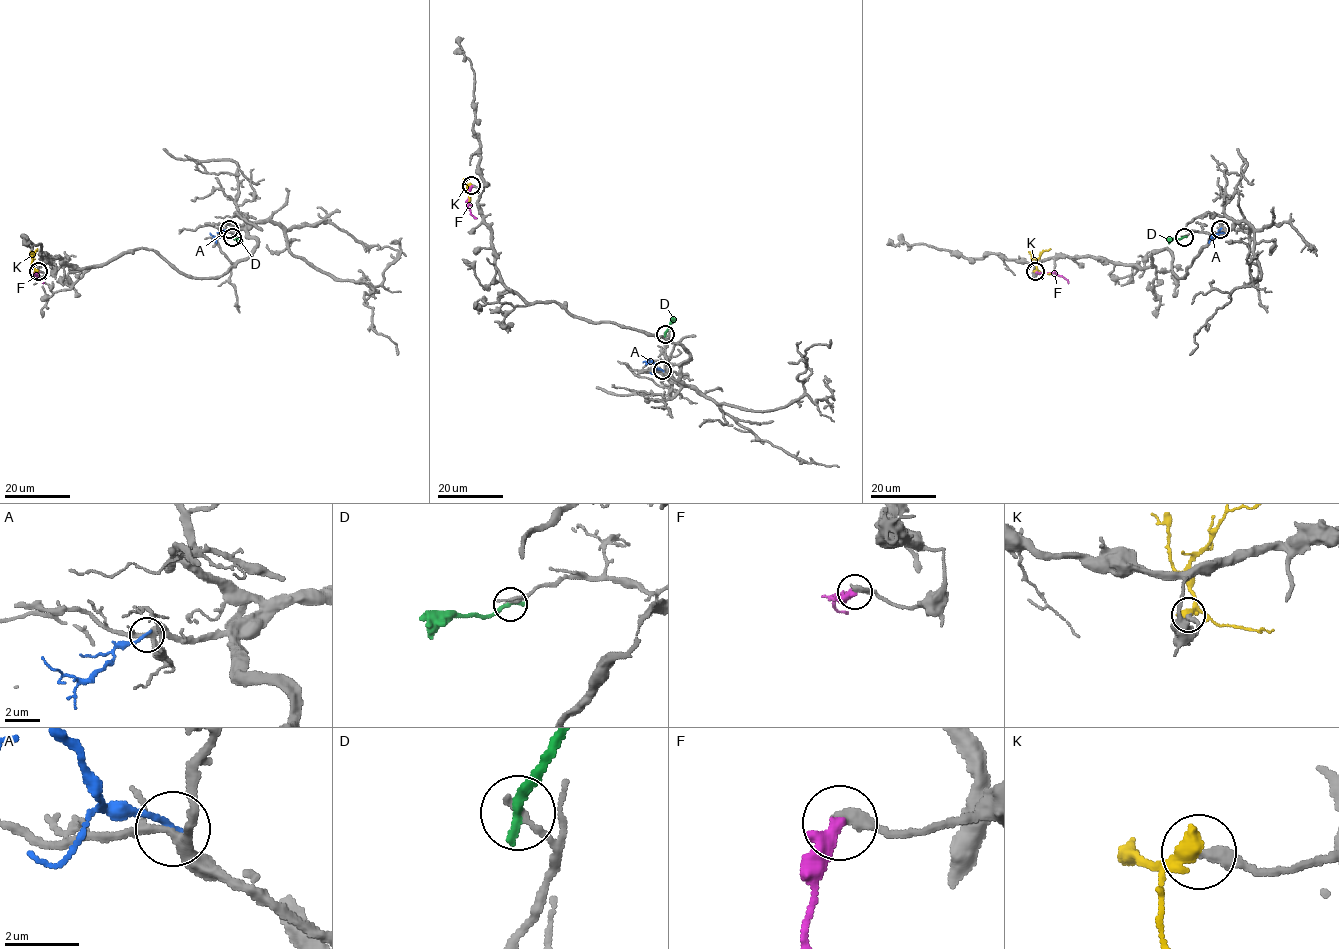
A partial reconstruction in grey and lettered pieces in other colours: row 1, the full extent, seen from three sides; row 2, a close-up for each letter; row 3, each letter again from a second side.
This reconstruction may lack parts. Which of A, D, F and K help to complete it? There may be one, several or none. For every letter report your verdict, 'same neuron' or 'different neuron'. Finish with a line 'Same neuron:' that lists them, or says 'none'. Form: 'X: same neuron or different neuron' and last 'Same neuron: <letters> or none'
A: different neuron
D: different neuron
F: different neuron
K: different neuron
Same neuron: none

